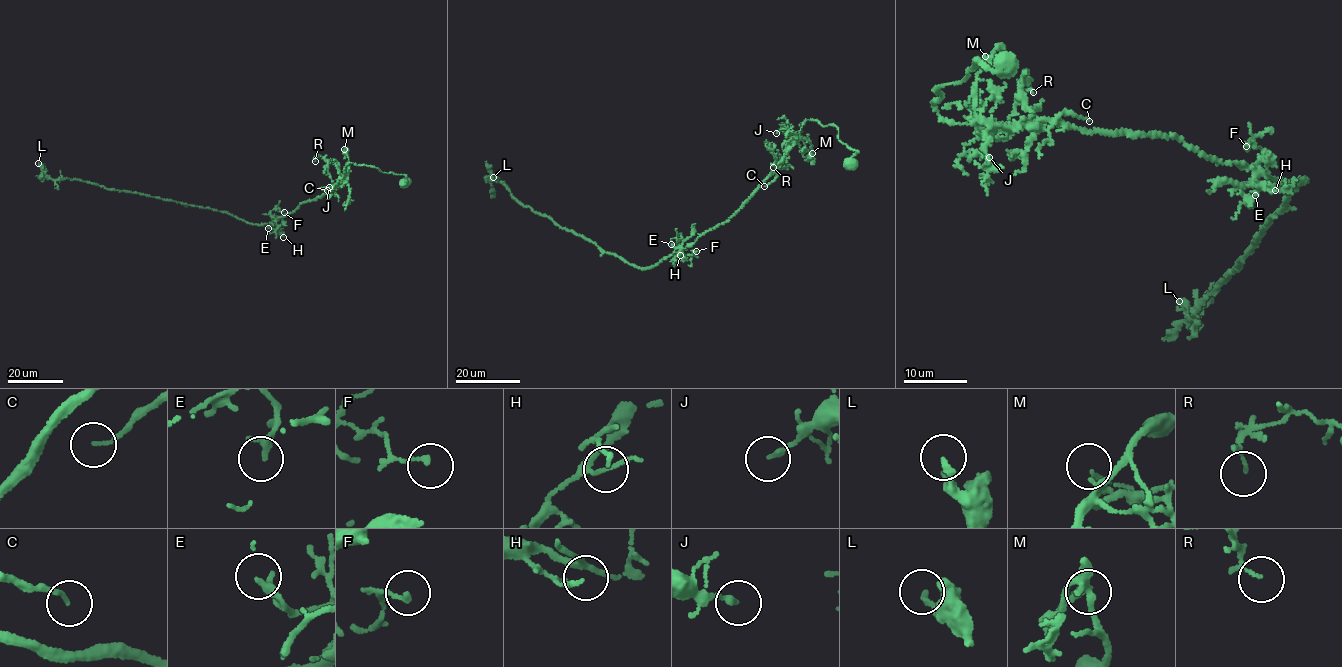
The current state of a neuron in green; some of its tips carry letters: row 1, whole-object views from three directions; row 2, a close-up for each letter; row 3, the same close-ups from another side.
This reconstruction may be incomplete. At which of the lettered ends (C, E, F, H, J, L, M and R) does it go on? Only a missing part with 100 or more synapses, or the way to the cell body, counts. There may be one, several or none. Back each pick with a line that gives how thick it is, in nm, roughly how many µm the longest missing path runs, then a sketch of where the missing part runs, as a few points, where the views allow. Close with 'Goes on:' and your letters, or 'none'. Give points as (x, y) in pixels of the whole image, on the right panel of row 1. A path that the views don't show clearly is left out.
Goes on: none

